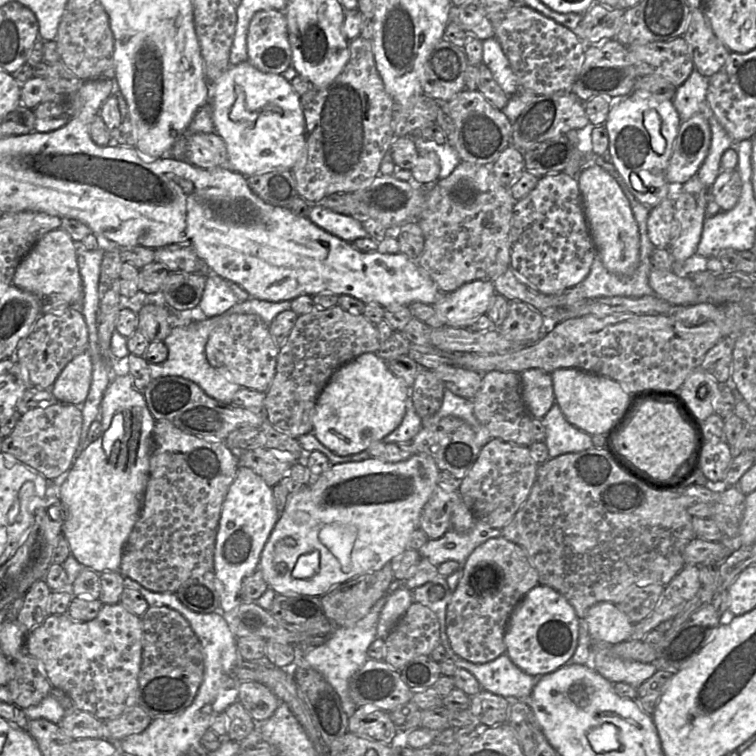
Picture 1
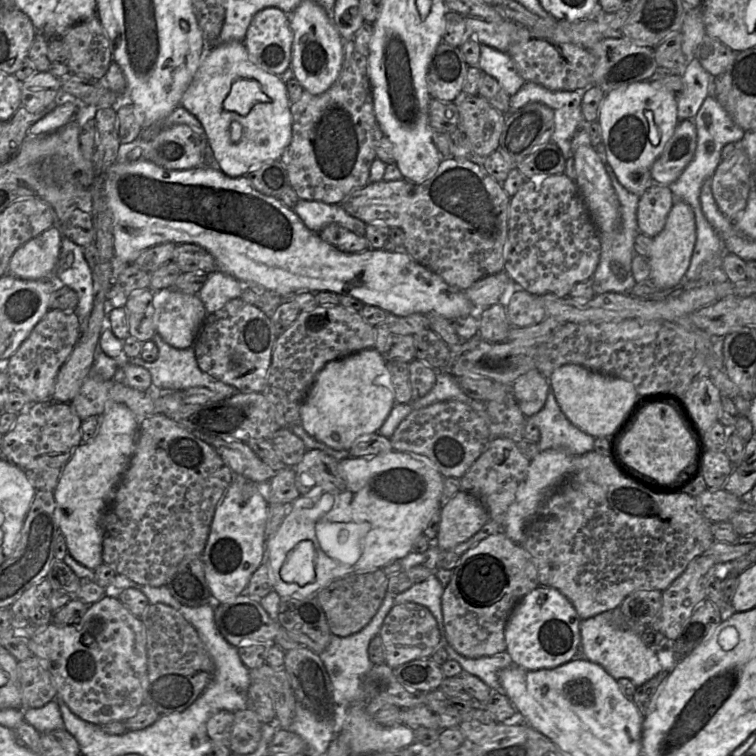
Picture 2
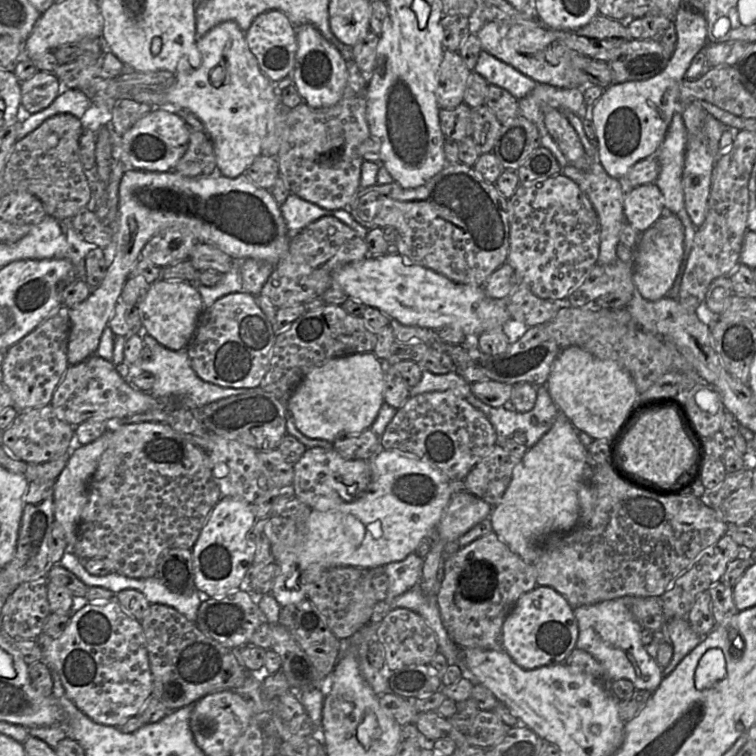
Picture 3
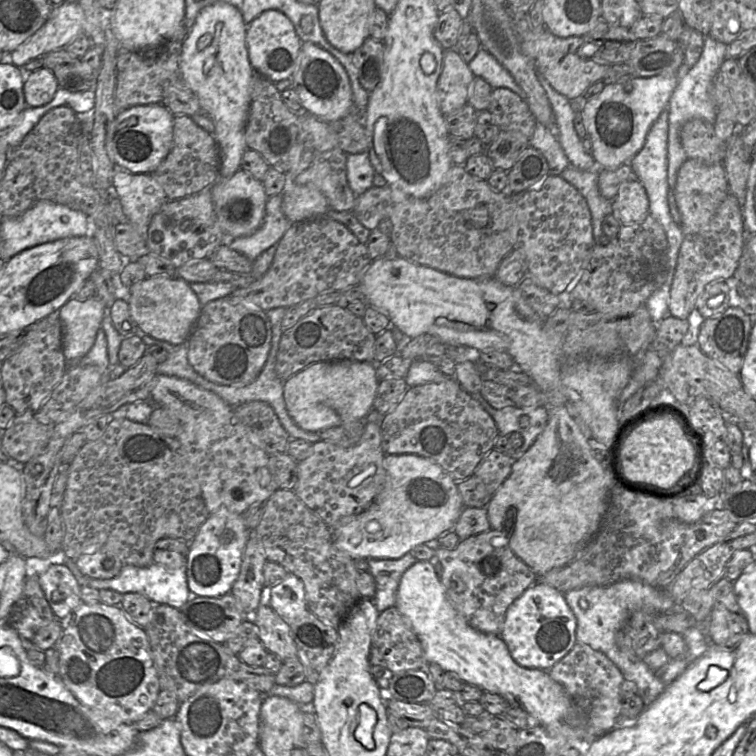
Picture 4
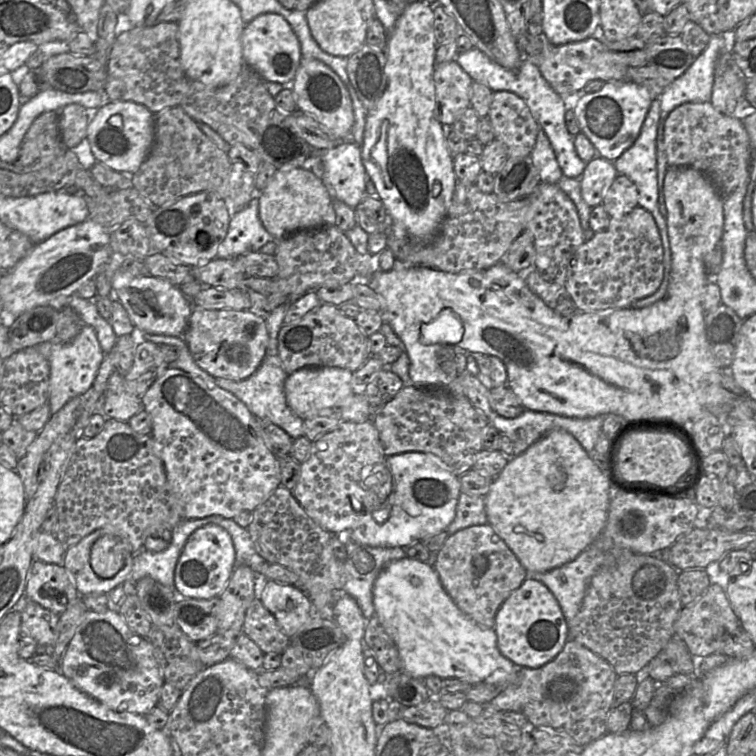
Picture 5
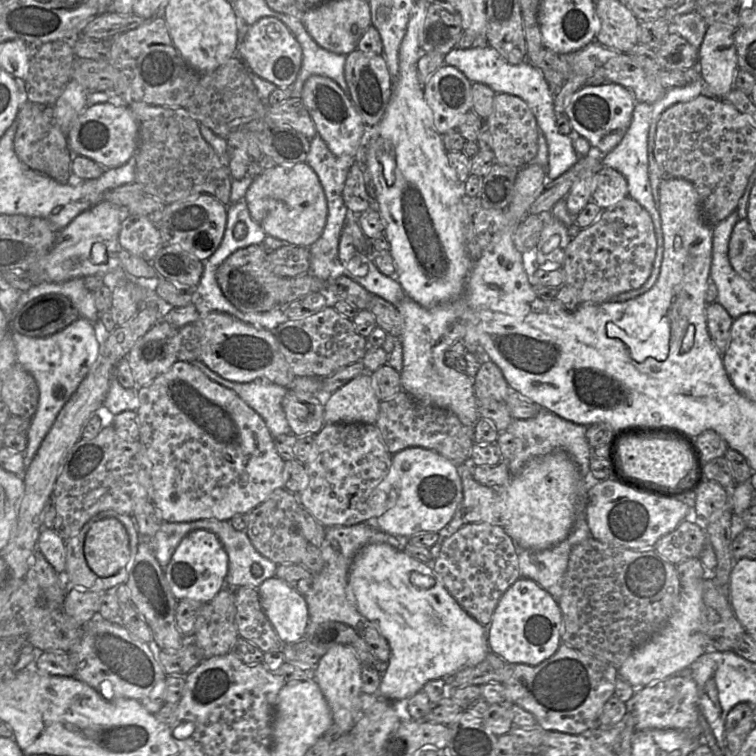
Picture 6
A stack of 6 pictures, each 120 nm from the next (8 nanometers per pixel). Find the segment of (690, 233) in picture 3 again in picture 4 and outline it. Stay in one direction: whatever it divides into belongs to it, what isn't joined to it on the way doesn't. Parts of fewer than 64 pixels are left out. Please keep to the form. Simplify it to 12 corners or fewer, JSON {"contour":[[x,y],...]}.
{"contour":[[668,106],[629,162],[670,261],[685,234],[668,203]]}

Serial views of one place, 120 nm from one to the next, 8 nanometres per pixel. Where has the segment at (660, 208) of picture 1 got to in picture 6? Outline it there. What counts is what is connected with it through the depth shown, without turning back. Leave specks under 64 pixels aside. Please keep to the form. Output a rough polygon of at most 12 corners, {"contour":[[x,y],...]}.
{"contour":[[602,165],[592,201],[603,210],[629,196],[627,180]]}

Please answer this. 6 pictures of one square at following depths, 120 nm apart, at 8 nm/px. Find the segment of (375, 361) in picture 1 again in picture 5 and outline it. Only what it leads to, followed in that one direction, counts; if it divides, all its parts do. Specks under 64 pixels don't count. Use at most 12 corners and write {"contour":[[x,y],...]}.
{"contour":[[305,367],[284,383],[301,419],[339,410],[355,392],[351,371]]}

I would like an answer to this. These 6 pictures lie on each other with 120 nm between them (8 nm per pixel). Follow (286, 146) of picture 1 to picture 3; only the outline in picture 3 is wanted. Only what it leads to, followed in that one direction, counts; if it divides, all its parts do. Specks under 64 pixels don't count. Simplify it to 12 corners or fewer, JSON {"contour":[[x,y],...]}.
{"contour":[[236,22],[197,39],[164,92],[129,99],[202,121],[218,173],[262,154],[279,91]]}

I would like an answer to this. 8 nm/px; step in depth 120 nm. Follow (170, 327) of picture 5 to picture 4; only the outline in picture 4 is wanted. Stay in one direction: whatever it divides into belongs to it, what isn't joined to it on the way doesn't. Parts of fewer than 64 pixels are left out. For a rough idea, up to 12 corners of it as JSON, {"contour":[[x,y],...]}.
{"contour":[[152,276],[128,289],[138,328],[187,342],[202,308],[190,284]]}

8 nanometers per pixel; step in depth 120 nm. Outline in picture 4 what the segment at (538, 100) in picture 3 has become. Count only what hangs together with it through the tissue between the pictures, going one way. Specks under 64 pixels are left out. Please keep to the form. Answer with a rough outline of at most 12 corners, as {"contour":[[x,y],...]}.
{"contour":[[536,120],[530,147],[547,160],[549,175],[568,166],[557,137]]}

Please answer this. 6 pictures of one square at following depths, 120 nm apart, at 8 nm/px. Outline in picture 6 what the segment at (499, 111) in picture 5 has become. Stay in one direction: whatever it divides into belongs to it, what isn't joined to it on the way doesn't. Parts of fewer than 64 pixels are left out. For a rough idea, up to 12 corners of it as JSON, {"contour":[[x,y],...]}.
{"contour":[[497,93],[485,123],[497,164],[521,168],[538,152],[525,101]]}

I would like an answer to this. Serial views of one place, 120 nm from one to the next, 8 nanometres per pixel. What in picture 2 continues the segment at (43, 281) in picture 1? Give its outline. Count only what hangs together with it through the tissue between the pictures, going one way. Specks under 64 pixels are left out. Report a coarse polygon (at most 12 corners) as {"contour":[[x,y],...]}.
{"contour":[[53,226],[13,254],[8,274],[55,277],[63,234]]}

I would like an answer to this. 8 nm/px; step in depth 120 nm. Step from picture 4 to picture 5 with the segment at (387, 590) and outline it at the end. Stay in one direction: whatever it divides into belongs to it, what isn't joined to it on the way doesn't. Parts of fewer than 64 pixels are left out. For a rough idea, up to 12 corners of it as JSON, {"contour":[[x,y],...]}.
{"contour":[[336,533],[347,550],[342,589],[365,618],[375,615],[373,586],[407,547],[373,547]]}

